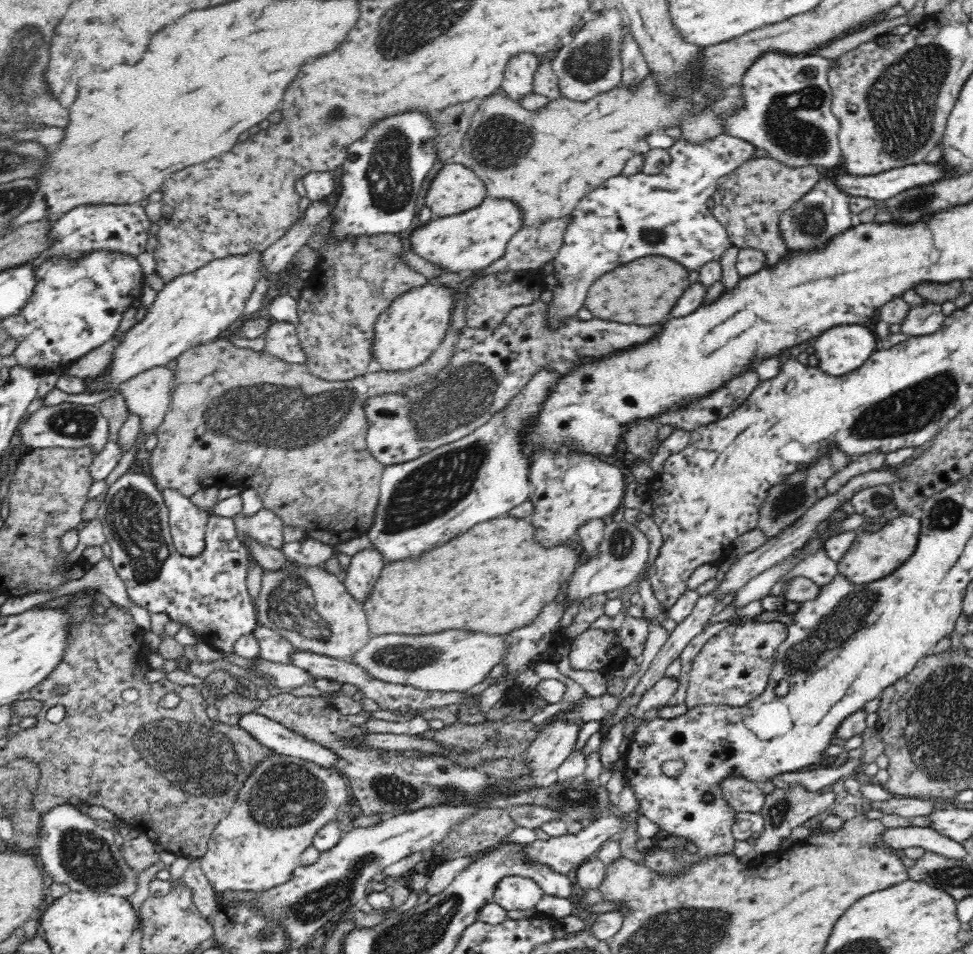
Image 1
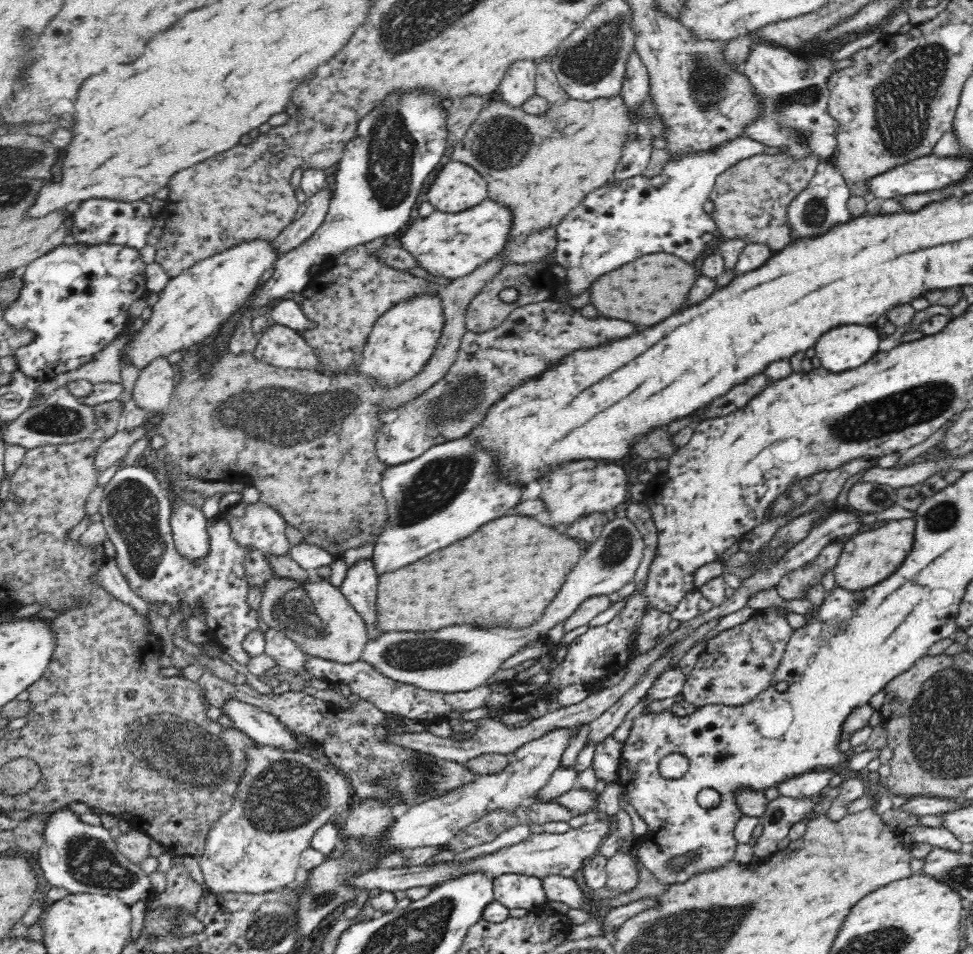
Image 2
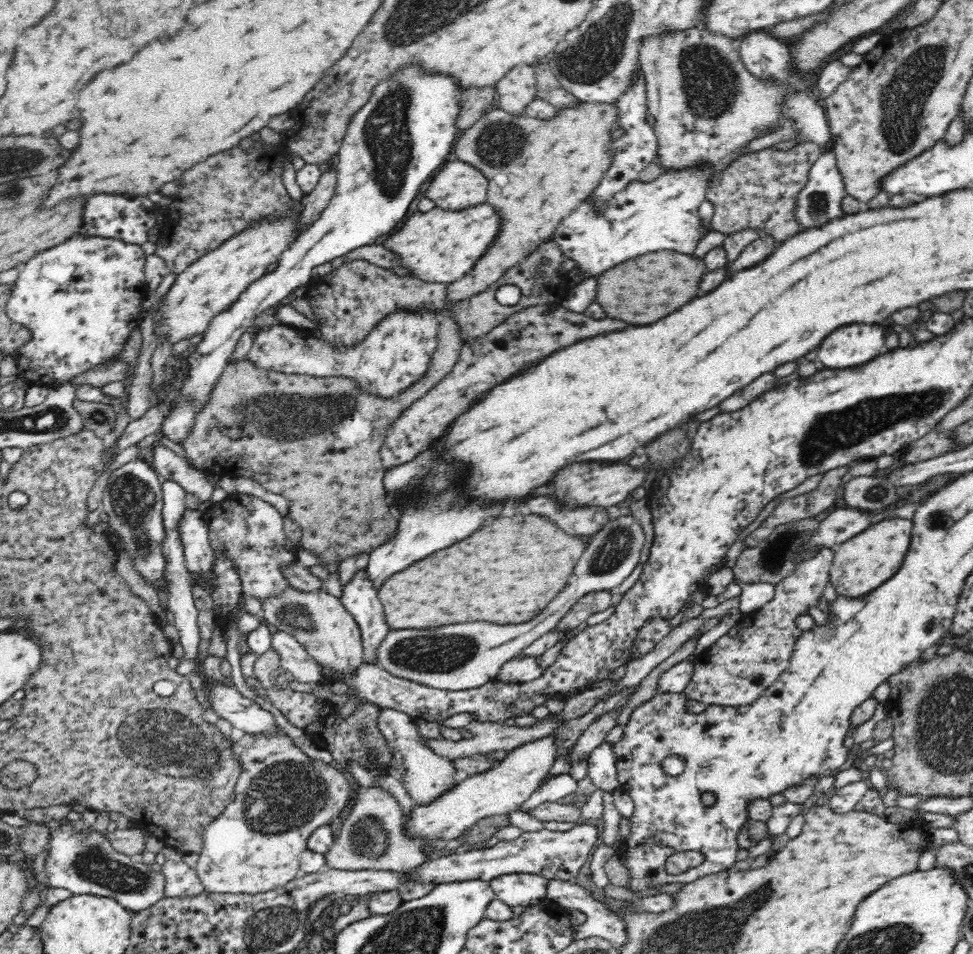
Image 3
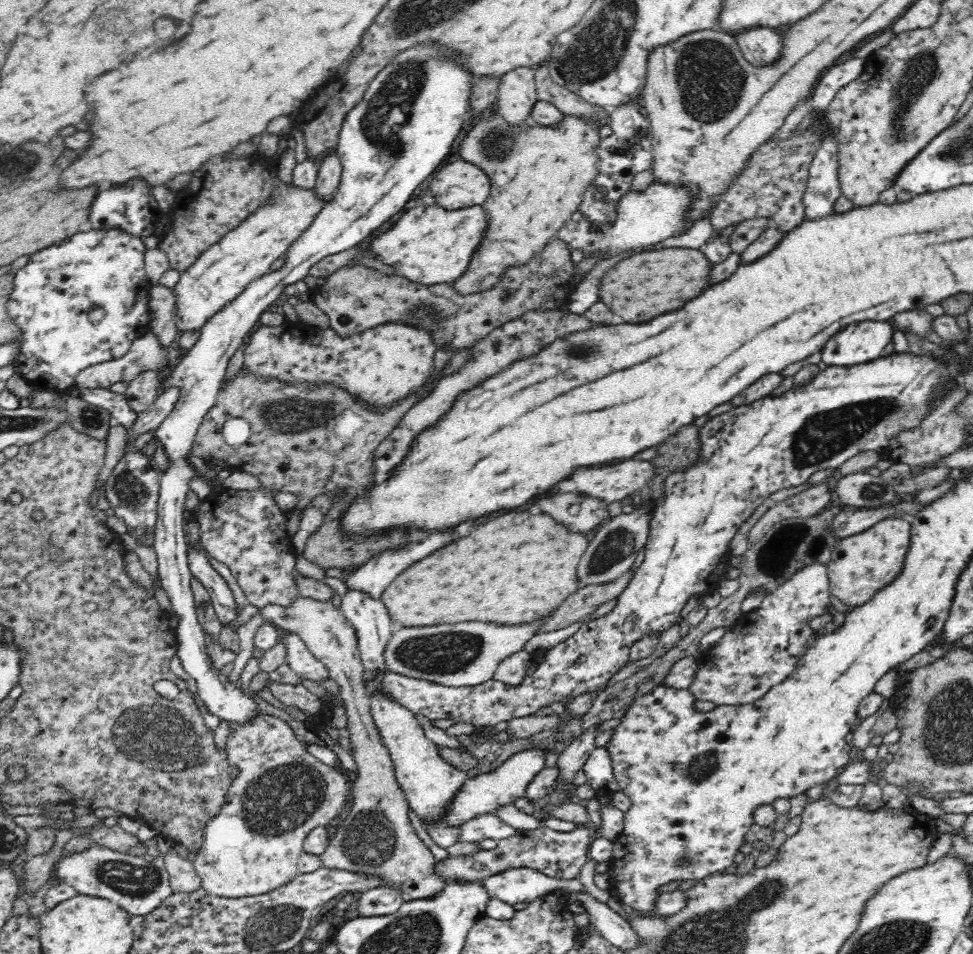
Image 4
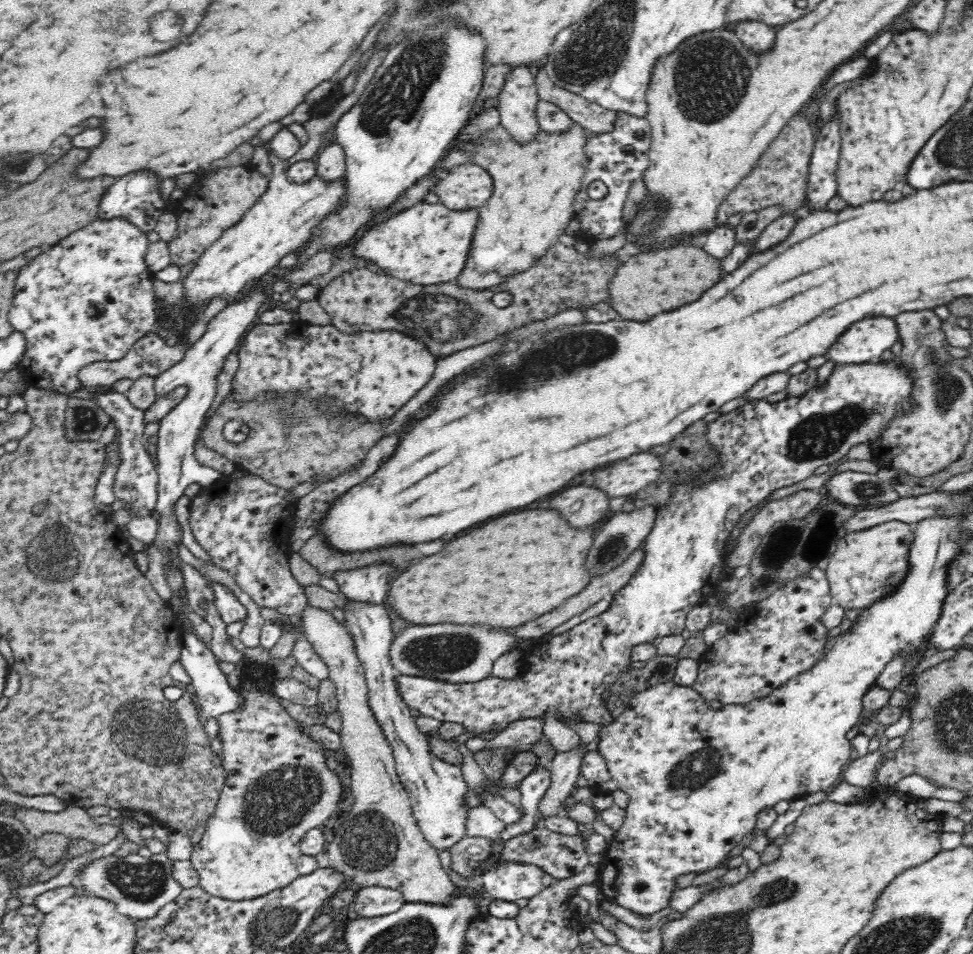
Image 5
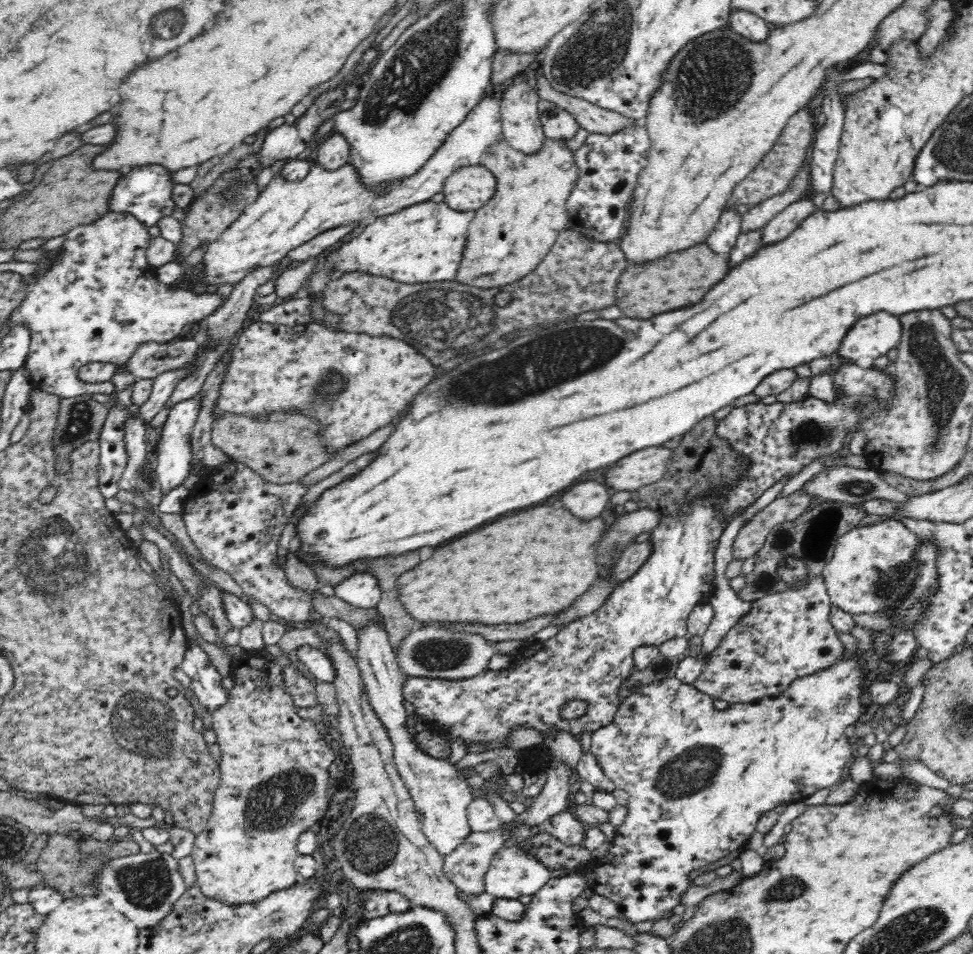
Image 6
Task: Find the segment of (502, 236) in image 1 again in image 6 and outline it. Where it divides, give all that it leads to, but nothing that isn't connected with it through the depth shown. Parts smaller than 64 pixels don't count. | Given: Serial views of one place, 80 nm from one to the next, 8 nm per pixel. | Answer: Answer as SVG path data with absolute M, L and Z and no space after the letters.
M444 202L408 206L396 214L369 221L363 232L359 230L349 242L328 254L325 266L334 269L333 278L361 270L406 284L454 280L466 246L468 224L474 220L474 214L452 210Z

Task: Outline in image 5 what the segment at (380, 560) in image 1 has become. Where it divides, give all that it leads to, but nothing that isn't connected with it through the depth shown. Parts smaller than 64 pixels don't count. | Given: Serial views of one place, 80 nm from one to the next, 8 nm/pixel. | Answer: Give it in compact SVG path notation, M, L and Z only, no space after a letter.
M359 600L346 601L345 622L350 628L358 658L365 672L370 690L369 707L373 710L386 741L390 743L398 778L410 797L417 826L435 849L449 850L450 846L466 837L467 812L466 807L462 805L462 798L468 790L468 784L462 777L461 767L449 764L431 752L428 735L419 729L410 713L410 707L397 690L397 673L388 655L394 634L387 606Z

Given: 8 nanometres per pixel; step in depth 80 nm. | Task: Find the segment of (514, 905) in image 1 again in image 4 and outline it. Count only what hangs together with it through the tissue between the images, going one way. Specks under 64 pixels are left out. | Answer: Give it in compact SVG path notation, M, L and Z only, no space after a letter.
M531 868L505 870L485 878L482 884L488 889L490 896L512 906L518 902L534 902L534 899L552 893L552 890L583 890L579 876L562 880L546 876Z

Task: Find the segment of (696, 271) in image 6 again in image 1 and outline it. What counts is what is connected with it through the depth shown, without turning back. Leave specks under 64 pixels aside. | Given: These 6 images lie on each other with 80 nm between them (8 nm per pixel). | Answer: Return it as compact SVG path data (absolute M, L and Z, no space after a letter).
M666 257L639 258L598 278L598 282L594 282L589 288L584 307L590 310L593 318L638 326L658 324L670 314L676 300L689 287L688 274L686 267Z

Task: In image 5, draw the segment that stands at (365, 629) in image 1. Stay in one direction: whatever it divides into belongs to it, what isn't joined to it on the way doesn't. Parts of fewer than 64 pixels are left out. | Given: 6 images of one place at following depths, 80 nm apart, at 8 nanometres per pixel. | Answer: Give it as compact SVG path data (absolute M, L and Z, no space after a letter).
M310 604L298 616L284 615L275 609L261 608L261 616L270 623L280 623L280 627L287 630L299 631L302 638L313 646L318 657L326 663L329 670L329 679L336 685L337 708L342 715L341 748L350 760L351 796L354 796L352 810L344 817L343 825L338 836L334 837L324 850L326 868L343 872L347 878L354 880L359 886L382 886L398 890L403 894L406 903L411 902L448 902L450 894L457 886L450 881L448 874L442 869L442 862L438 851L430 844L417 826L413 815L410 797L402 786L395 767L395 760L390 748L390 743L382 732L373 710L369 707L369 692L365 672L358 658L353 636L346 622L335 620L332 612L322 610Z

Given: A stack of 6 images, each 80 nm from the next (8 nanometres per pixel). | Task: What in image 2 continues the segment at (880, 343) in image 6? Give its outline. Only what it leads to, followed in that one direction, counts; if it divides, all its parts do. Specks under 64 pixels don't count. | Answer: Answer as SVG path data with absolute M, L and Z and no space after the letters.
M868 325L840 326L826 332L816 342L816 358L831 373L852 370L868 362L878 352L880 336Z

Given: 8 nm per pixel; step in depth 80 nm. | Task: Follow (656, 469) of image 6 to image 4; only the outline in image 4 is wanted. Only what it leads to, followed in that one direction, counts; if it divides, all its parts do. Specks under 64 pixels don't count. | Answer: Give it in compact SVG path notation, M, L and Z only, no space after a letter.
M626 459L614 466L582 468L576 470L570 478L576 484L576 490L586 496L594 496L607 505L622 501L629 494L640 488L654 476L651 461Z

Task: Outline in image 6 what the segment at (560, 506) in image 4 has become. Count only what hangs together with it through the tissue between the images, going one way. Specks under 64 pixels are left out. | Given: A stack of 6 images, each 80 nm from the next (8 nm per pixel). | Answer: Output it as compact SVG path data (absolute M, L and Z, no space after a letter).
M582 482L566 490L562 496L562 504L578 518L578 520L590 520L598 518L608 504L608 488L598 482Z

